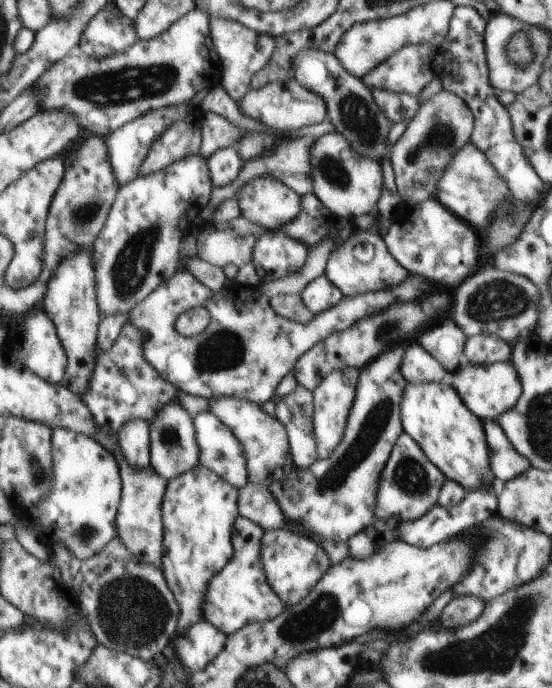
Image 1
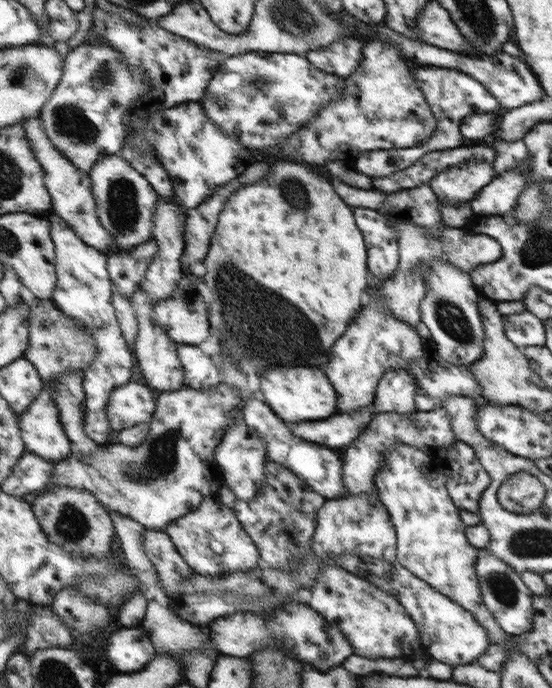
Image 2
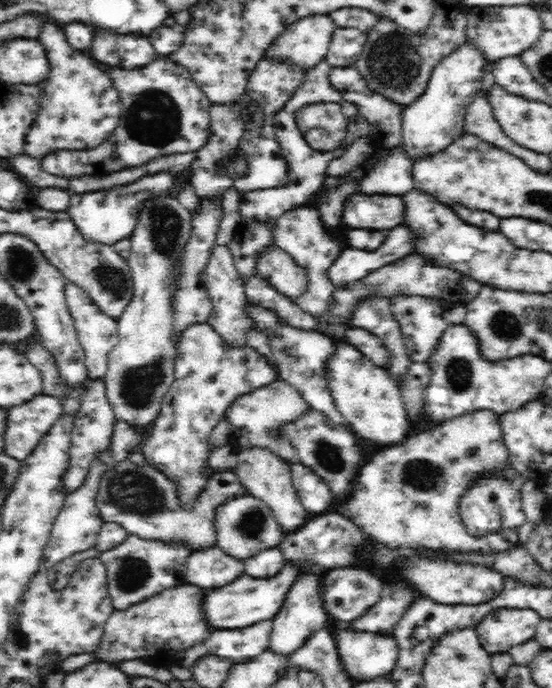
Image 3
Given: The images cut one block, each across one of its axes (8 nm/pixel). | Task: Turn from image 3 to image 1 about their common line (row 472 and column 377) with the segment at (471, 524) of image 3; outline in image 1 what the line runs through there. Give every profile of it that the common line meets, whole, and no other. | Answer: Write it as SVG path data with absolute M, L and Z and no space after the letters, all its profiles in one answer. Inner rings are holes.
M399 434L381 471L374 517L379 520L395 520L398 524L422 518L438 502L443 480L445 476L426 458L422 448L407 434Z

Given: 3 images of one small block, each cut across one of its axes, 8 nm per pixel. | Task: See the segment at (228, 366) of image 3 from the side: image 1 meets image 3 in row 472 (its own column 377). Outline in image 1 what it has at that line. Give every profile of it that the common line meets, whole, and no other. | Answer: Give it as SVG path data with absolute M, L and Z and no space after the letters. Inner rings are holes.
M338 131L323 135L311 147L314 194L340 219L355 220L367 214L376 214L376 205L383 186L382 167L377 160L357 154L347 139Z

